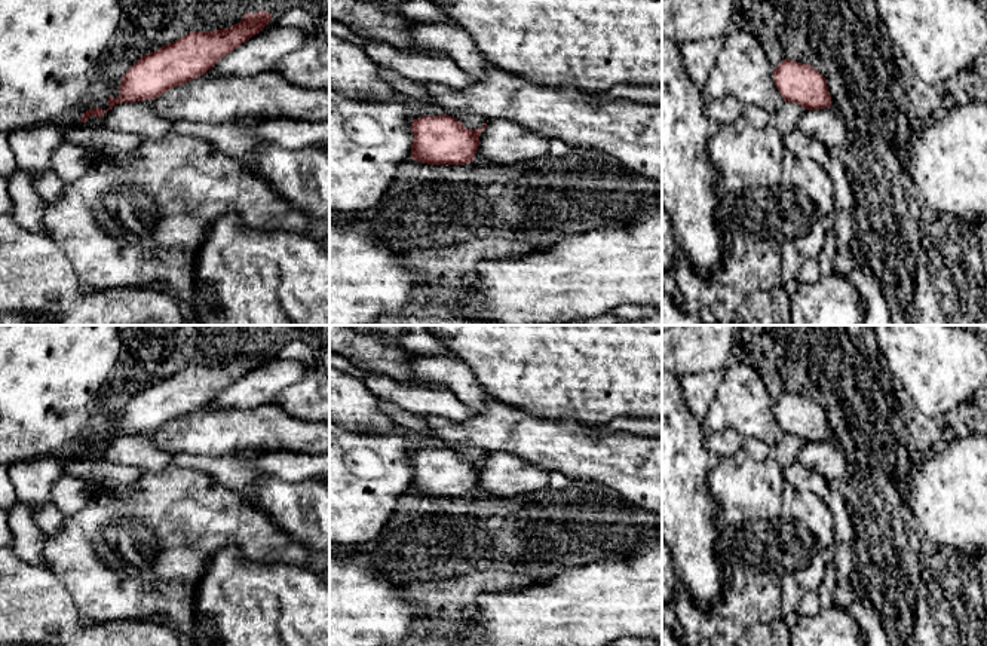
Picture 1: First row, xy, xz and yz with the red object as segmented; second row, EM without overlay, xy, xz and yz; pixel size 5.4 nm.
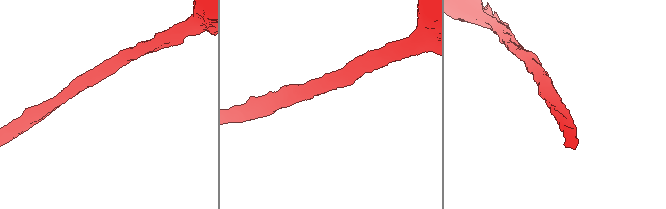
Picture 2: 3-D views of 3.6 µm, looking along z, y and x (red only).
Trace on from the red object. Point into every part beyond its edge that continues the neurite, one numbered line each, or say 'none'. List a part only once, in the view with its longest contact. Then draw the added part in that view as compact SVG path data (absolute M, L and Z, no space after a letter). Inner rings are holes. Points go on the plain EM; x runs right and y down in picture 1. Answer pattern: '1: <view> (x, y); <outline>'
none

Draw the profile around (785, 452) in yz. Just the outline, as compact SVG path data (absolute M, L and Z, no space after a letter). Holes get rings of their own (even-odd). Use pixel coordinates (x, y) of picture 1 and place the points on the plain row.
M784 434L782 440L769 448L769 457L781 468L787 468L797 462L797 456L804 441L796 435Z

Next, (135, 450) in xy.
M140 434L116 437L101 448L99 459L137 466L142 471L160 471L175 465L171 453L157 448Z

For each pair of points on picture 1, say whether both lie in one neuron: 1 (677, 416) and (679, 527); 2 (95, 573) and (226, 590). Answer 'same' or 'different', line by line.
1: same
2: different

